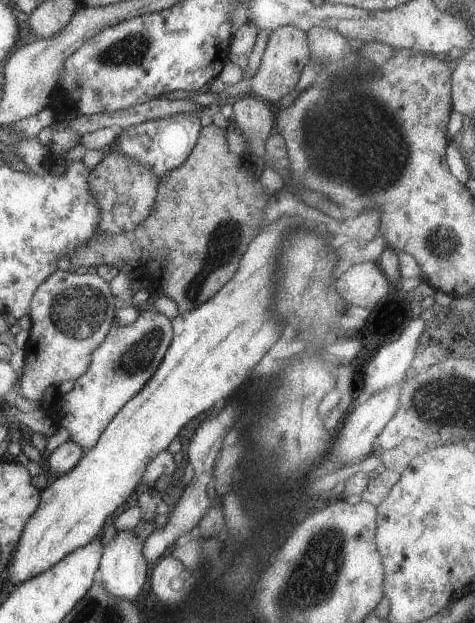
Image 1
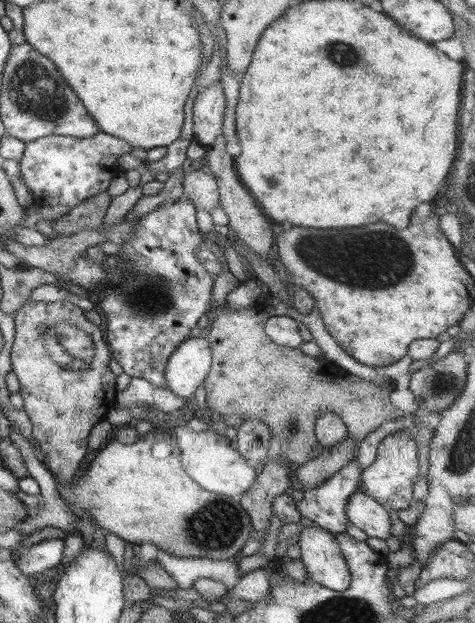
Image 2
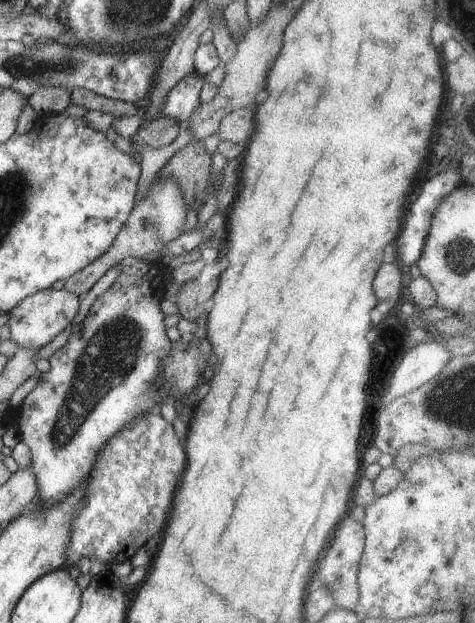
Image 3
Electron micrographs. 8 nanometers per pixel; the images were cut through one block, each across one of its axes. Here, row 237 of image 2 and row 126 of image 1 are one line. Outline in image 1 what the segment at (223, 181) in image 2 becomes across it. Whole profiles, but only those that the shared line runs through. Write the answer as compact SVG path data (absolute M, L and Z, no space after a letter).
M244 95L233 102L232 119L247 138L250 153L266 156L266 139L276 129L272 111L266 101L255 95Z

